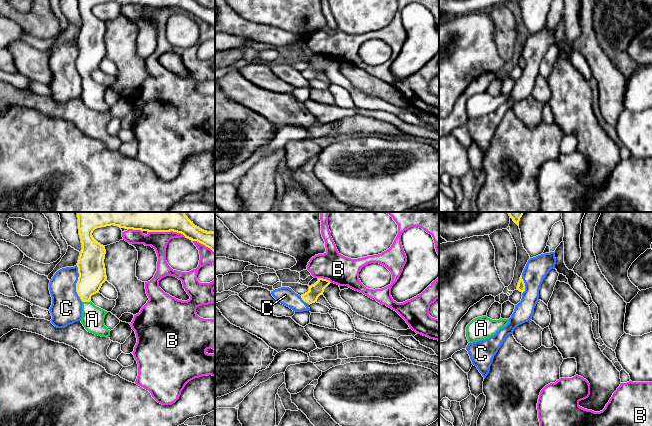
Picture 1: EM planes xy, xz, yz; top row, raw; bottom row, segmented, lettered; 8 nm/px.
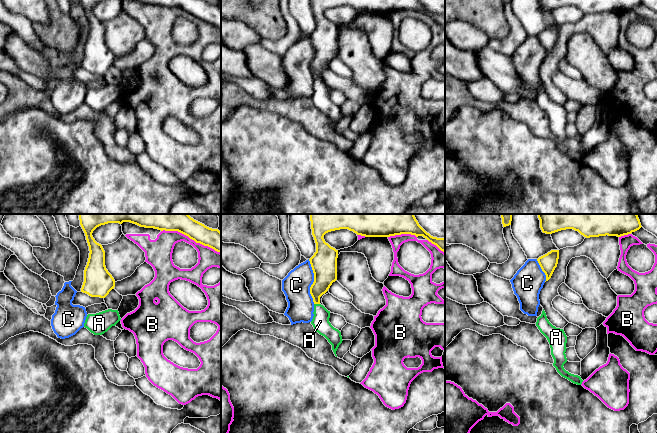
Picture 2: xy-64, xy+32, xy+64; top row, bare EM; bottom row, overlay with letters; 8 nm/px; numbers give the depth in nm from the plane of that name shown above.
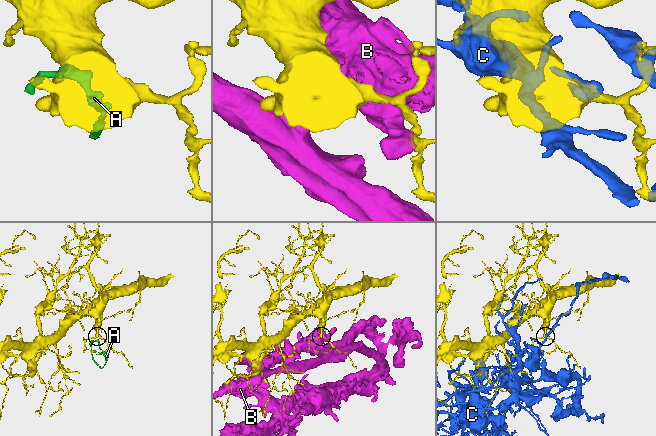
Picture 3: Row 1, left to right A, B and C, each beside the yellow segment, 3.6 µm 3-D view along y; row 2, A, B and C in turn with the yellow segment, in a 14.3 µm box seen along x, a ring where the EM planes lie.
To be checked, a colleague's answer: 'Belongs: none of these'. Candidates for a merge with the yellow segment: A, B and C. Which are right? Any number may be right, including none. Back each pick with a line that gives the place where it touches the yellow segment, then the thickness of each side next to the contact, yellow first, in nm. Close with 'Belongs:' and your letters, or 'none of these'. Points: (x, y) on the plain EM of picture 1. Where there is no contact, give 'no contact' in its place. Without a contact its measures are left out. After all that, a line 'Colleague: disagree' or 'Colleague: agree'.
A: xy (86, 77) | 220/180 nm
Belongs: A
Colleague: disagree

